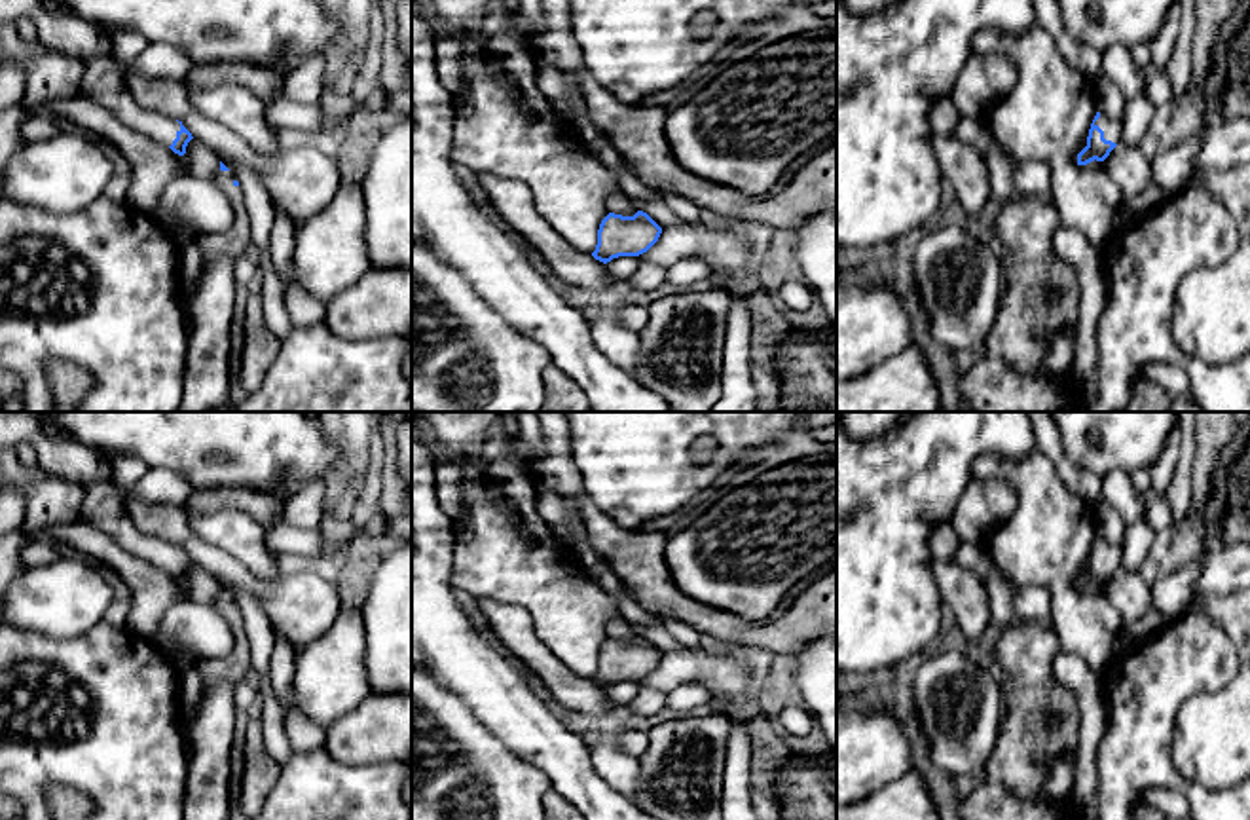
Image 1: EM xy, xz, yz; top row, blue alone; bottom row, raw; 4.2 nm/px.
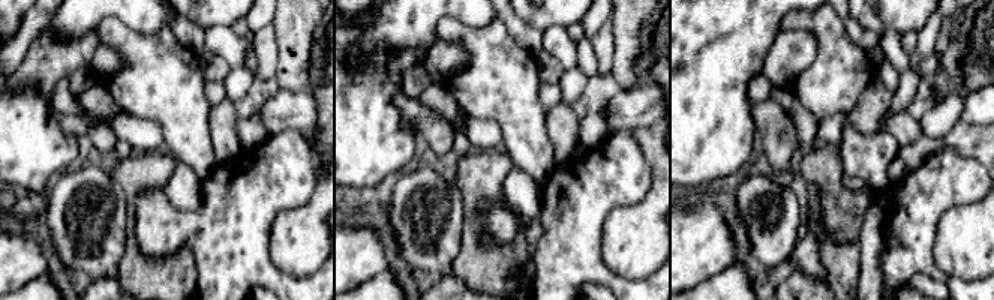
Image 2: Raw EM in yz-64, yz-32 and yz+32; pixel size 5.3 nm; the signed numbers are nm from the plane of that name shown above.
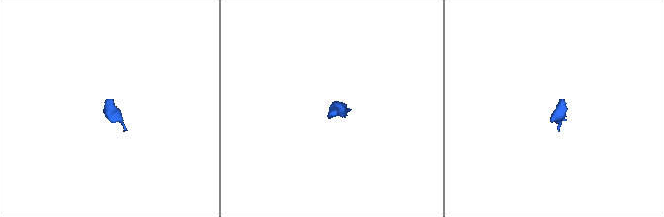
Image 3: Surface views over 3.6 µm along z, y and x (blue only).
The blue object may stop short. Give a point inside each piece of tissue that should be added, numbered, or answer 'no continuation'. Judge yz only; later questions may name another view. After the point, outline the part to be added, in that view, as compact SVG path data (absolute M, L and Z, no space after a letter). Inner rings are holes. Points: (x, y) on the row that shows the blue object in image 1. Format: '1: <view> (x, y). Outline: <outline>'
1: yz (1112, 128). Outline: M1104 114L1094 121L1104 131L1104 139L1119 144L1121 140L1121 120L1112 120Z

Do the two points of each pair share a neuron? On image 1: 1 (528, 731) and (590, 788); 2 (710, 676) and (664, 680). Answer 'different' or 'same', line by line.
1: same
2: same

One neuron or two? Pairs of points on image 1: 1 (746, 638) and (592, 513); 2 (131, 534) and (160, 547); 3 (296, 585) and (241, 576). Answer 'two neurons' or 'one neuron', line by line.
1: one neuron
2: one neuron
3: one neuron

